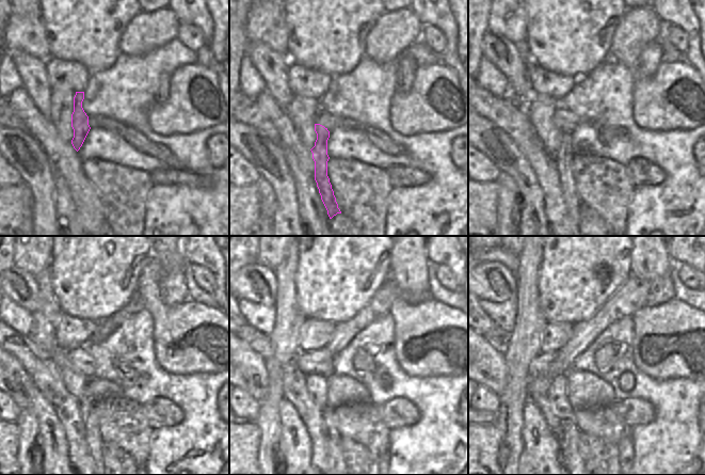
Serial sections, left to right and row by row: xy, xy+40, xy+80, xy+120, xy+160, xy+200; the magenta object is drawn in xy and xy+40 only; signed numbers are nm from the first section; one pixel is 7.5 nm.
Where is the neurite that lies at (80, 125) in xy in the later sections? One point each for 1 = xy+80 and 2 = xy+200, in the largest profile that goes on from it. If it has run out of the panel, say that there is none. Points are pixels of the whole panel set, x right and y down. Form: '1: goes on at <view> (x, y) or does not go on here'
1: goes on at xy+80 (564, 155)
2: goes on at xy+200 (570, 434)

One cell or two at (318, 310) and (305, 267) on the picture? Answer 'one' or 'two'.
one

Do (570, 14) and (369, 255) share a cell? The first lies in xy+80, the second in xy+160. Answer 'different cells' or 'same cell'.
same cell

